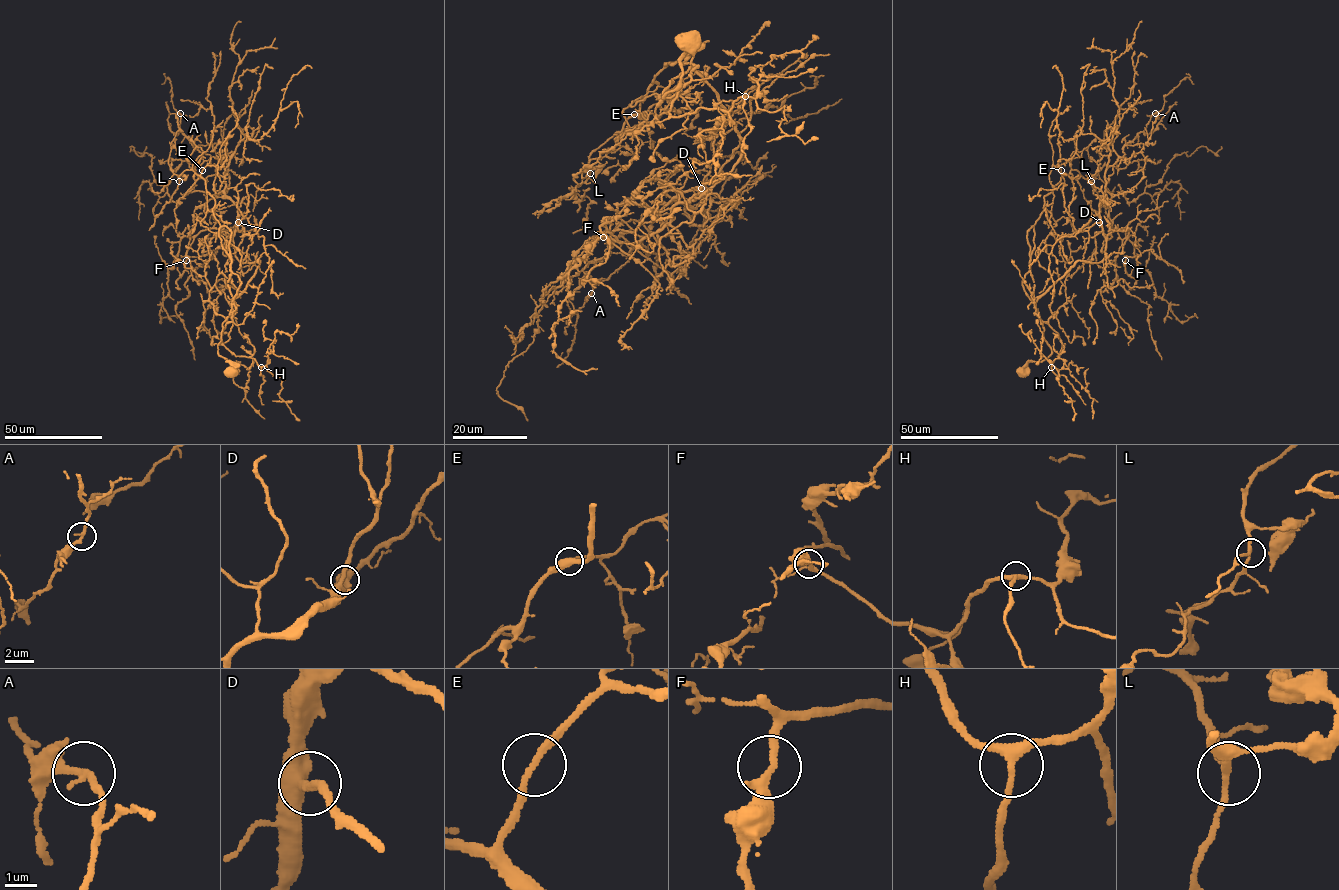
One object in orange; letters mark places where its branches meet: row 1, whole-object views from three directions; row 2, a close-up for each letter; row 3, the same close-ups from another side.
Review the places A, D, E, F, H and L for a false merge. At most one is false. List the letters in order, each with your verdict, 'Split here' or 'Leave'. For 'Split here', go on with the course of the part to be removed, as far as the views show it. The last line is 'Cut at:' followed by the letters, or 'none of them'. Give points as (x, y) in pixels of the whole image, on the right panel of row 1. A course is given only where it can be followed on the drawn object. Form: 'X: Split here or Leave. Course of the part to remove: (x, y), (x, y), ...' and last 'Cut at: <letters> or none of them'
A: Leave
D: Leave
E: Leave
F: Leave
H: Leave
L: Leave
Cut at: none of them

